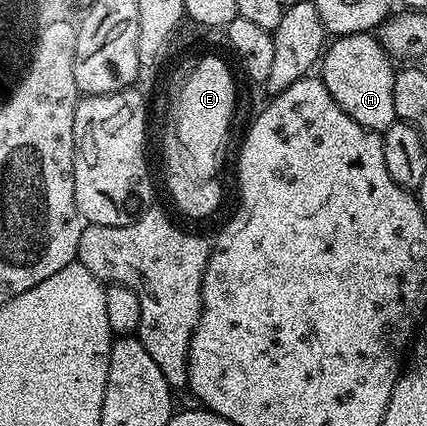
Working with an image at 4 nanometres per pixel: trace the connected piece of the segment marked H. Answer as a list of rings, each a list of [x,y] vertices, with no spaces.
[[[374,34],[340,35],[326,44],[321,56],[321,78],[333,101],[337,101],[337,105],[357,121],[357,125],[382,133],[397,122],[393,103],[397,71],[395,67],[391,68],[391,63],[392,56]]]

